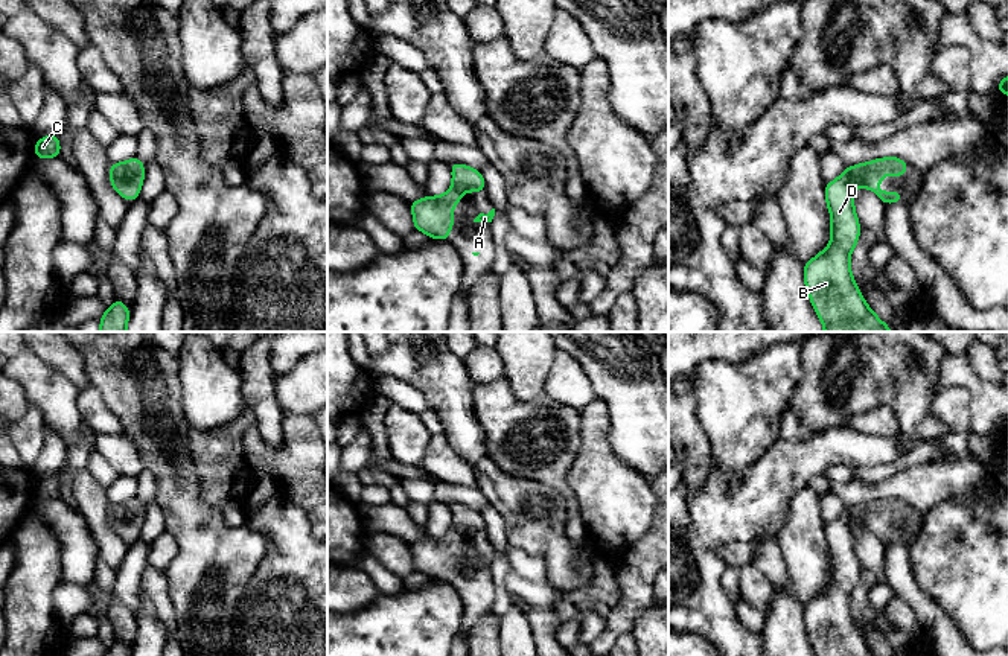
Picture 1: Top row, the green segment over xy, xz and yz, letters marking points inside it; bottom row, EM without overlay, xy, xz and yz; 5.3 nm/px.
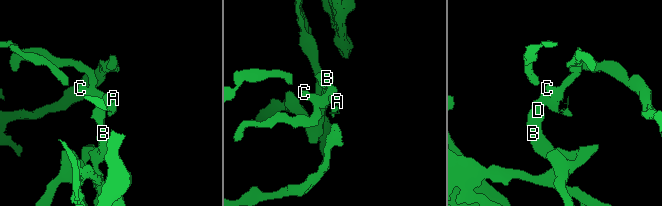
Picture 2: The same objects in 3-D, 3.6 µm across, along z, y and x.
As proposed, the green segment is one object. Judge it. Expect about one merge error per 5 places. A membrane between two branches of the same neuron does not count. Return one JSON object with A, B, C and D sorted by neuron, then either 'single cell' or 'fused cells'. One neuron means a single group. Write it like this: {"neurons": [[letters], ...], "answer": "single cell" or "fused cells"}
{"neurons": [["A", "B", "C", "D"]], "answer": "single cell"}

